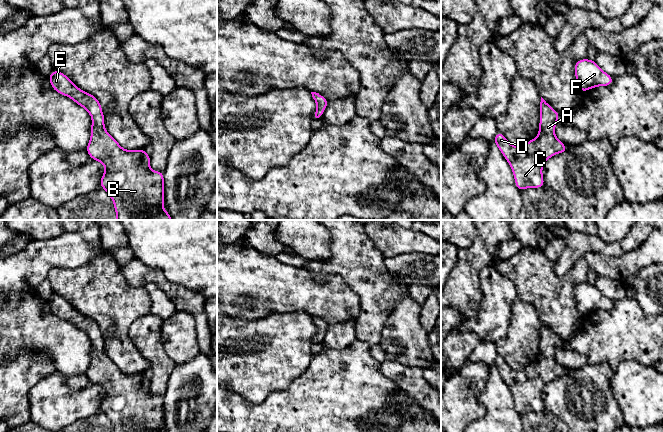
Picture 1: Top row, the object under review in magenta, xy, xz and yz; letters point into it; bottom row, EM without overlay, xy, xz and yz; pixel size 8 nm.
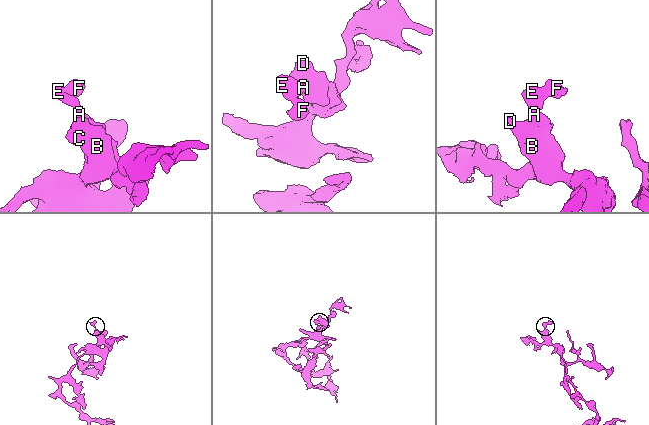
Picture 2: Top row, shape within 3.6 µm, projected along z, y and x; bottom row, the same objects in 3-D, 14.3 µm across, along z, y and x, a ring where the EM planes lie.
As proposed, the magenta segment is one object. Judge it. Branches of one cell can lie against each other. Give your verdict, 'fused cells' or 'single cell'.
single cell

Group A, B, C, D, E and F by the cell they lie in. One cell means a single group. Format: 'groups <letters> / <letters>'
groups A B C D E F

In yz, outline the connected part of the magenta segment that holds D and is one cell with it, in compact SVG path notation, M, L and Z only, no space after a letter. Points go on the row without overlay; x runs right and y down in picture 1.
M542 321L540 336L539 357L535 363L515 371L501 356L497 356L493 364L510 388L515 409L520 415L528 411L543 412L544 386L558 377L568 375L566 369L555 360L555 349L560 342L559 337Z

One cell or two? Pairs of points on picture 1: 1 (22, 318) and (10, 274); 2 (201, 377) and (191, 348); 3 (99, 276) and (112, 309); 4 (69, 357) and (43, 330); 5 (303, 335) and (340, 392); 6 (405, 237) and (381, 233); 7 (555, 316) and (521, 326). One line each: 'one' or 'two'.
1: two
2: two
3: one
4: one
5: two
6: one
7: two

